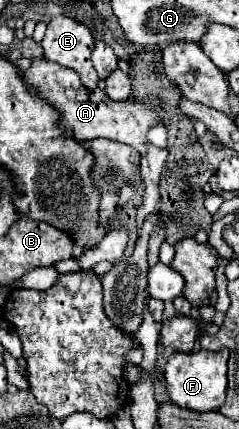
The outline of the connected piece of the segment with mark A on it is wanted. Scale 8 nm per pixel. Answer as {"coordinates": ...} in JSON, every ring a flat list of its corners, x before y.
{"coordinates":[[33,57,31,67,27,71,23,71,21,77,23,77,25,85,37,97,41,97,43,101,49,101,61,113,59,125,63,129,69,129,77,143,85,143,95,137,107,137,107,139,117,139,121,143,127,143,141,153,141,167,139,169,141,169,141,177,145,183,143,203,137,209,137,229,141,231,145,217,149,217,149,213,153,213,157,203,161,201,159,177,161,177,168,152,151,145,147,141,147,131,151,127,163,123,161,111,157,111,159,107,163,107,163,101,159,97,113,101,107,97,107,93,103,89,91,89,91,91,85,89,85,85,77,77,77,73,73,73,73,69,65,69,61,65,55,65,53,61,47,61,47,57]]}

